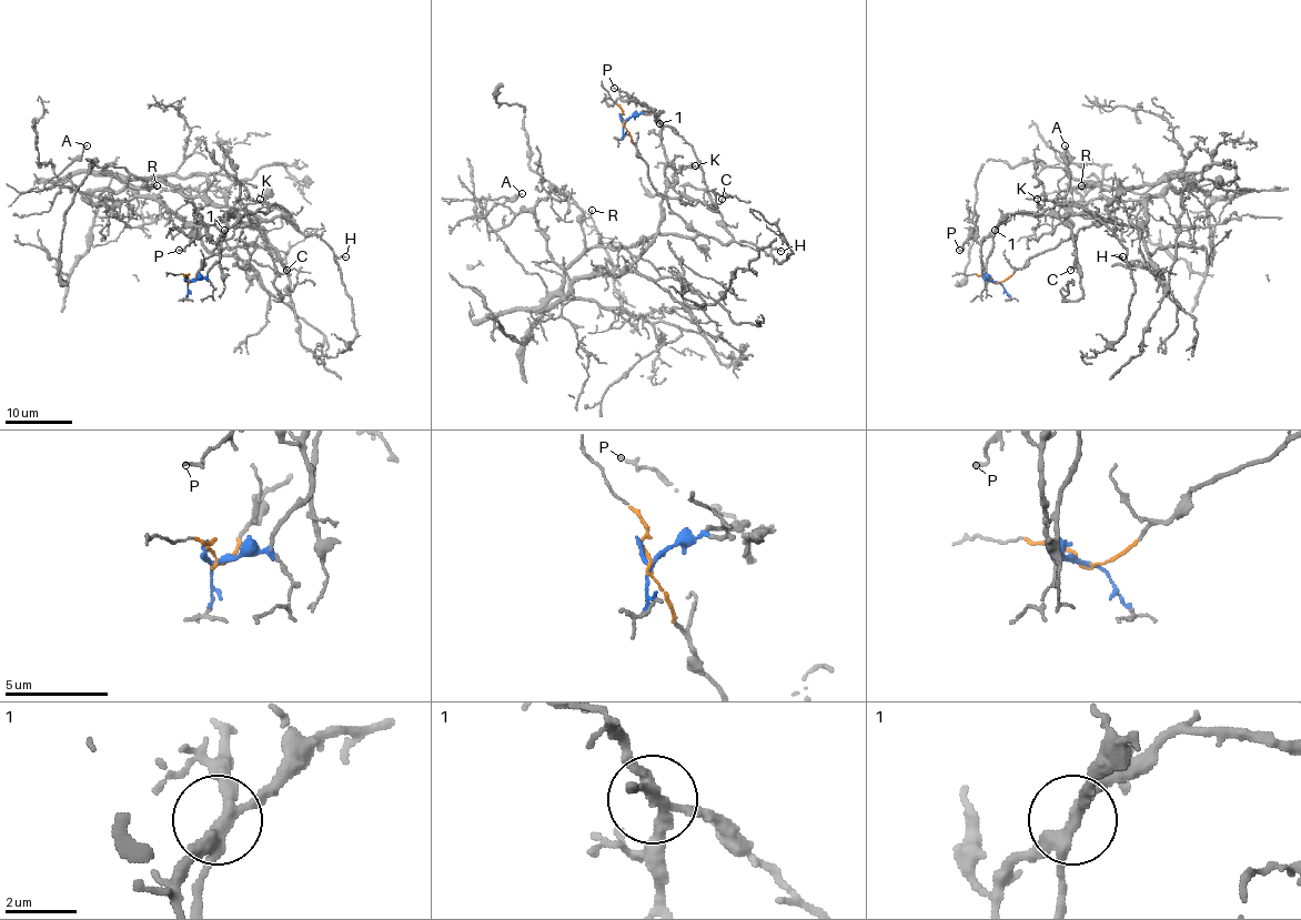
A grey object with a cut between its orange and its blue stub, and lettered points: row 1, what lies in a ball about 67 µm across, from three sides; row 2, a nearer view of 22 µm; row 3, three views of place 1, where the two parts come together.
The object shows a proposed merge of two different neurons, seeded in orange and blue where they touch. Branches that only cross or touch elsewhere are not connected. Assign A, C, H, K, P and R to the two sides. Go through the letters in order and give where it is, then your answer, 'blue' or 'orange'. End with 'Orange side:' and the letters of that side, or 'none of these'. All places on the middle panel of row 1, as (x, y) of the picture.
A: place (522, 193); orange
C: place (722, 199); blue
H: place (780, 251); orange
K: place (695, 165); blue
P: place (614, 88); blue
R: place (592, 210); orange
Orange side: A, H, R

